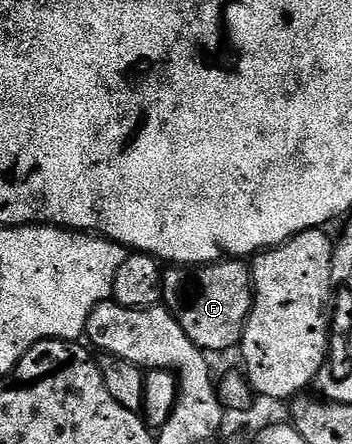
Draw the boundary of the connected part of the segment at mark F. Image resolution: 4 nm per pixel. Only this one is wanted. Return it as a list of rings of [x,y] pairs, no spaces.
[[[222,260],[196,268],[169,268],[161,280],[163,305],[179,320],[191,344],[201,350],[229,350],[240,347],[243,328],[253,307],[251,270],[244,261]]]

